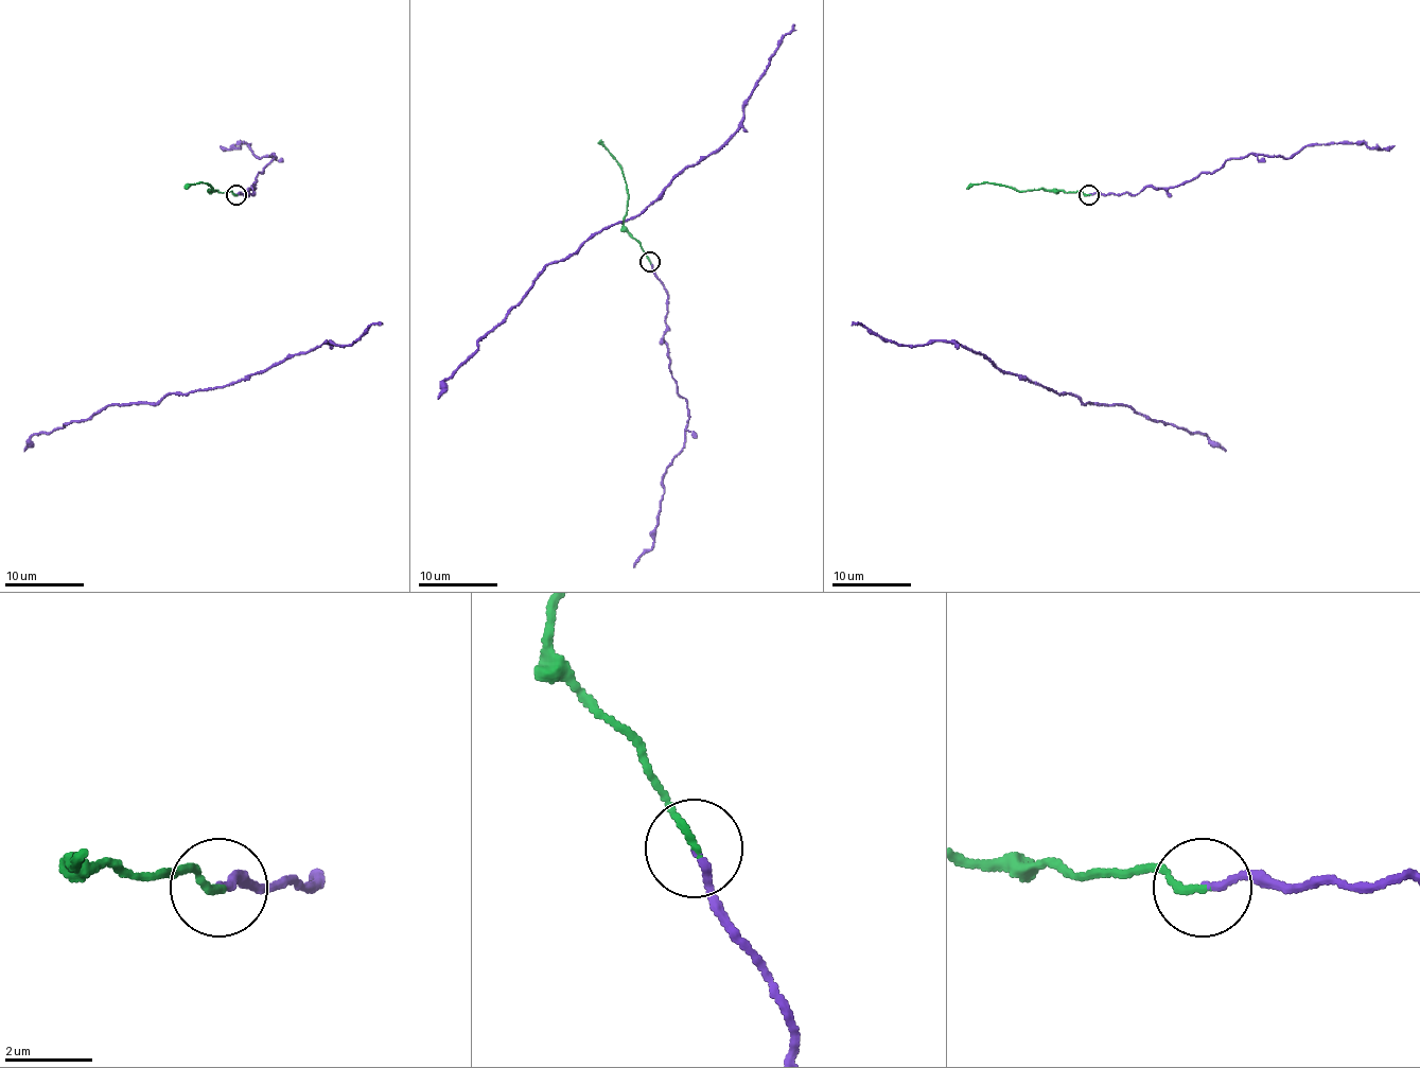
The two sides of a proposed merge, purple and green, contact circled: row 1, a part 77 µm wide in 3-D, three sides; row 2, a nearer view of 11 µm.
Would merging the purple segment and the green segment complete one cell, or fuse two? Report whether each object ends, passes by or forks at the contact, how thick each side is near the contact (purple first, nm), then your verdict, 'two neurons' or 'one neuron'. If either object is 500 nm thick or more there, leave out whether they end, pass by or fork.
purple ends there; green ends there; 160 nm thick on the purple side, 170 nm on the other; one neuron

